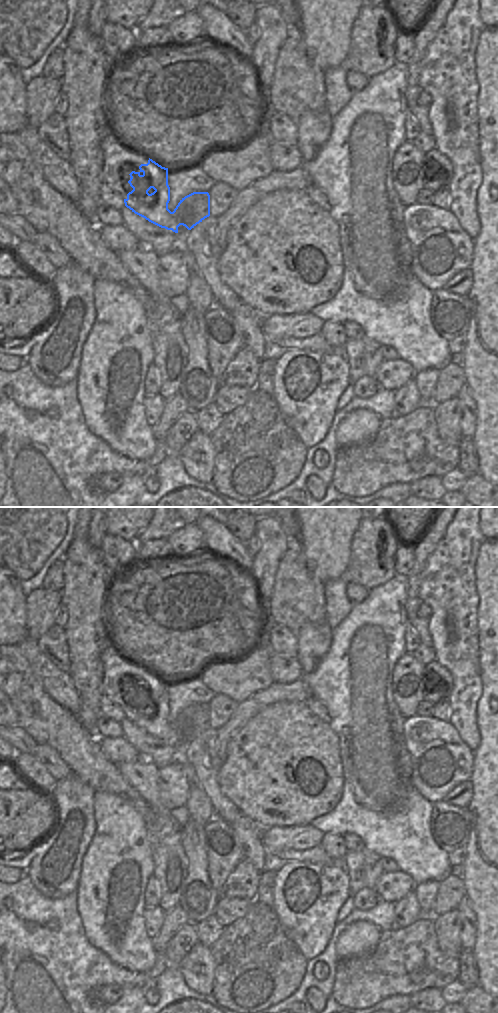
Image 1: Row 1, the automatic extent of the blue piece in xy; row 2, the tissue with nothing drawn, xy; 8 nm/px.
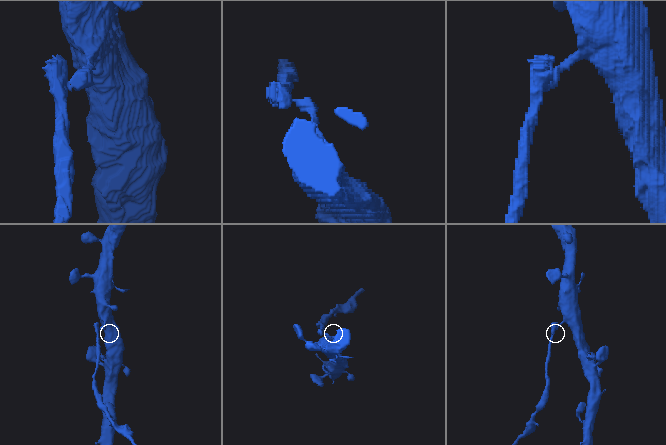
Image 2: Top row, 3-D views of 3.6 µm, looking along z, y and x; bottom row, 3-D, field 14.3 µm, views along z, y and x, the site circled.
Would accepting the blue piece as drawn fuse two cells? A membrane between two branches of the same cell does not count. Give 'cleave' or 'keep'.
cleave

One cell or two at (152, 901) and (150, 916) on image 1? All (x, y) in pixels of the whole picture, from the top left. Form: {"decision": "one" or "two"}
{"decision": "two"}

